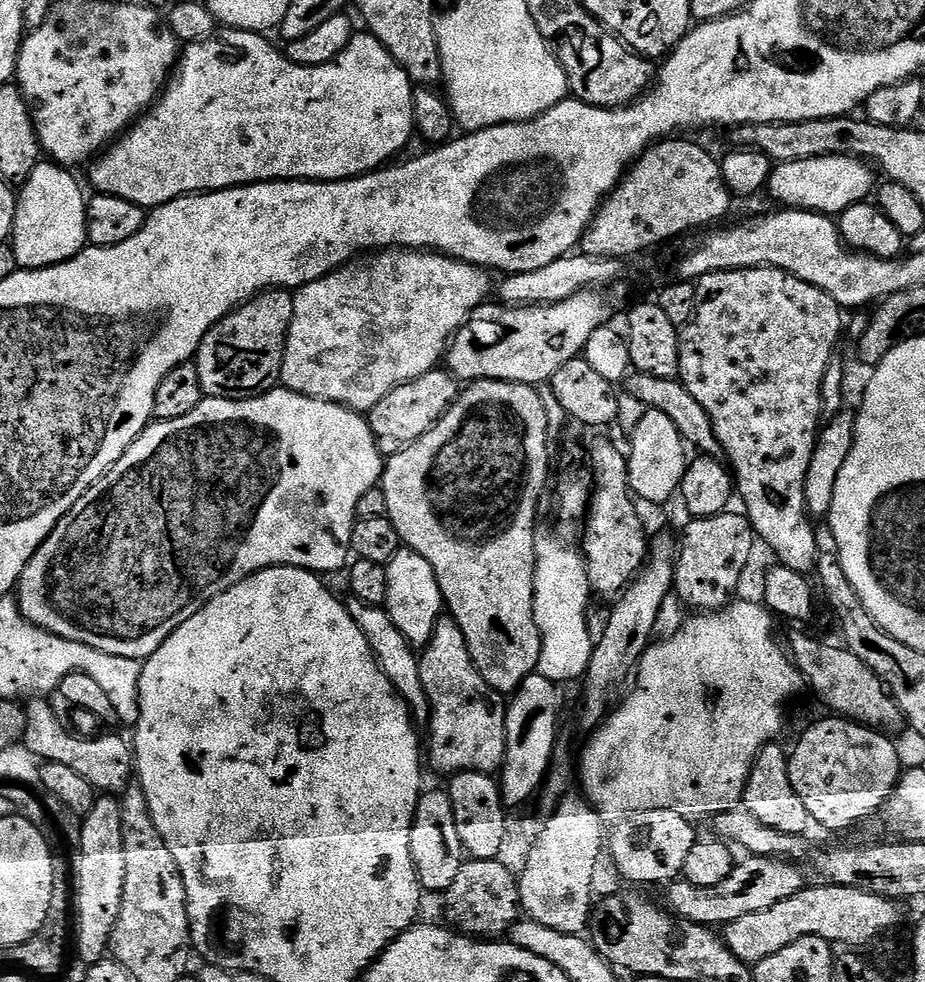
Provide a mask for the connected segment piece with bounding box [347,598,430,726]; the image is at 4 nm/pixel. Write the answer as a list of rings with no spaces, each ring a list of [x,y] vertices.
[[[355,598],[349,599],[347,606],[348,613],[354,618],[354,622],[358,622],[358,630],[362,630],[362,634],[366,634],[366,642],[370,642],[370,650],[376,656],[386,678],[392,683],[396,693],[411,708],[413,720],[417,725],[427,725],[430,720],[430,709],[428,695],[422,686],[417,649],[413,648],[410,642],[406,642],[402,630],[398,630],[398,626],[394,626],[394,618],[390,618],[387,607],[379,604],[367,604]]]

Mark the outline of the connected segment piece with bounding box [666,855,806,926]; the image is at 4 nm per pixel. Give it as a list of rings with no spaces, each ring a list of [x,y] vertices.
[[[749,855],[748,860],[741,859],[729,876],[718,886],[694,886],[687,882],[672,882],[667,885],[667,907],[683,920],[695,924],[723,926],[730,922],[738,922],[745,914],[758,914],[758,910],[770,910],[777,902],[790,898],[790,894],[798,894],[806,886],[804,872],[799,863],[782,860],[778,856]]]

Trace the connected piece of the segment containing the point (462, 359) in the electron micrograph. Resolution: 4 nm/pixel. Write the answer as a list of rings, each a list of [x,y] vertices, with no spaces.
[[[581,290],[557,304],[501,306],[492,303],[485,302],[476,308],[472,317],[456,331],[446,349],[447,371],[457,381],[505,380],[533,386],[549,383],[566,362],[577,359],[587,349],[589,342],[599,333],[596,331],[616,312],[616,304],[608,290]]]

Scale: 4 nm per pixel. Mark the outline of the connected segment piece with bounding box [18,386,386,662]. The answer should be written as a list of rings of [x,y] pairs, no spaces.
[[[283,386],[271,388],[269,392],[261,396],[251,396],[248,400],[223,400],[217,396],[205,398],[198,406],[194,406],[194,410],[190,410],[190,414],[186,414],[183,418],[156,420],[155,422],[149,423],[144,433],[126,450],[126,454],[122,454],[122,458],[118,458],[118,462],[113,464],[112,467],[104,473],[103,478],[98,482],[94,482],[94,486],[90,486],[90,490],[86,490],[86,494],[82,494],[82,498],[78,498],[78,502],[74,502],[74,506],[71,510],[56,523],[56,529],[44,539],[42,546],[33,554],[30,558],[30,562],[24,567],[20,575],[18,599],[20,601],[22,614],[34,626],[38,626],[42,630],[46,630],[55,636],[61,636],[62,638],[73,640],[79,644],[85,644],[86,646],[94,646],[94,650],[102,650],[106,654],[114,654],[122,658],[134,658],[135,660],[143,662],[147,660],[150,654],[154,654],[158,650],[158,646],[162,646],[162,642],[166,642],[166,638],[170,638],[170,634],[174,630],[178,630],[178,626],[182,626],[182,622],[186,622],[186,618],[194,618],[194,614],[198,614],[198,610],[202,610],[202,606],[206,606],[206,602],[210,602],[218,594],[230,590],[230,586],[242,582],[247,576],[253,576],[254,573],[262,571],[263,568],[271,568],[273,566],[304,568],[307,572],[315,572],[317,574],[336,572],[340,567],[343,569],[350,560],[352,531],[358,519],[356,515],[358,502],[361,501],[362,494],[366,494],[366,490],[377,487],[377,485],[381,483],[385,463],[386,457],[384,453],[380,451],[378,445],[376,445],[376,439],[372,433],[372,428],[368,425],[367,419],[365,419],[361,413],[353,410],[353,408],[344,408],[341,404],[303,396]]]

